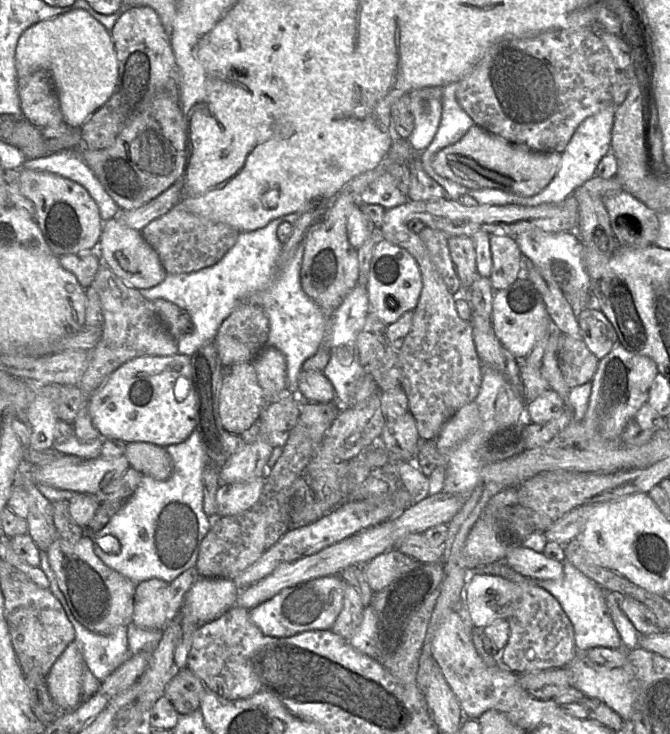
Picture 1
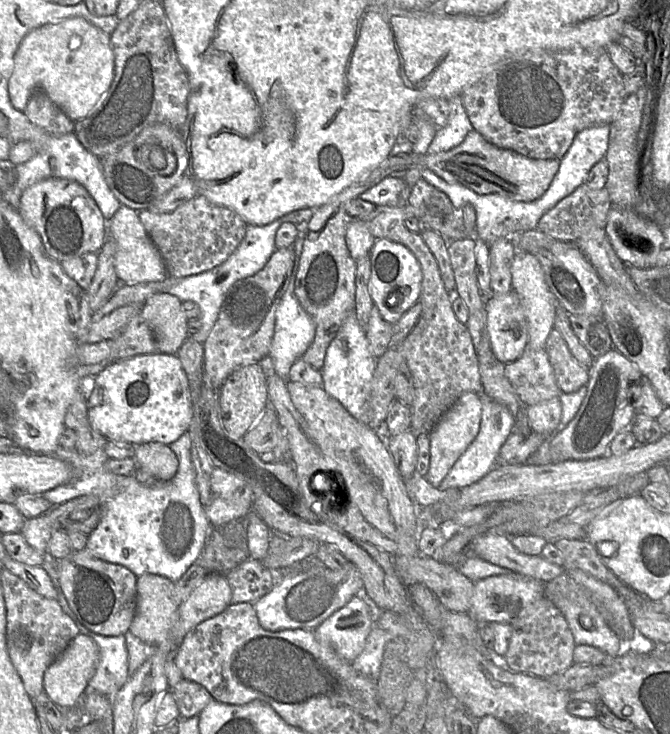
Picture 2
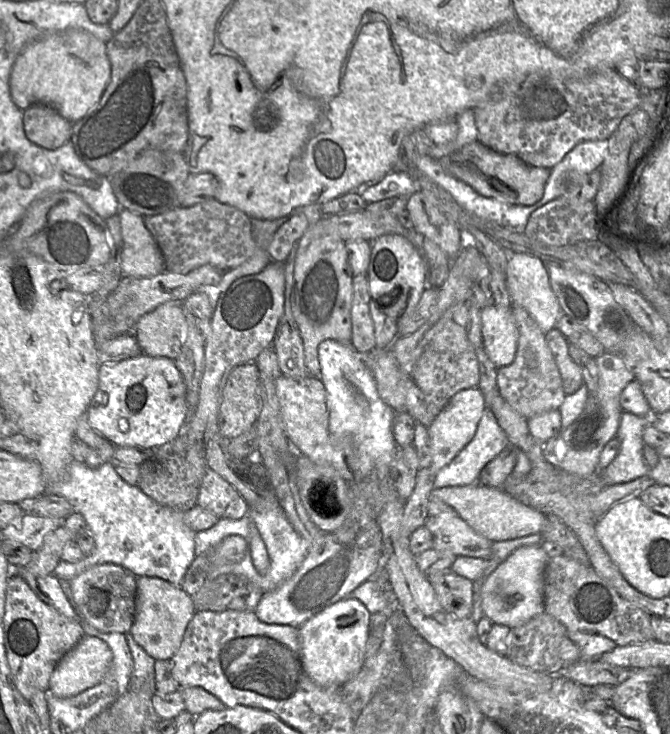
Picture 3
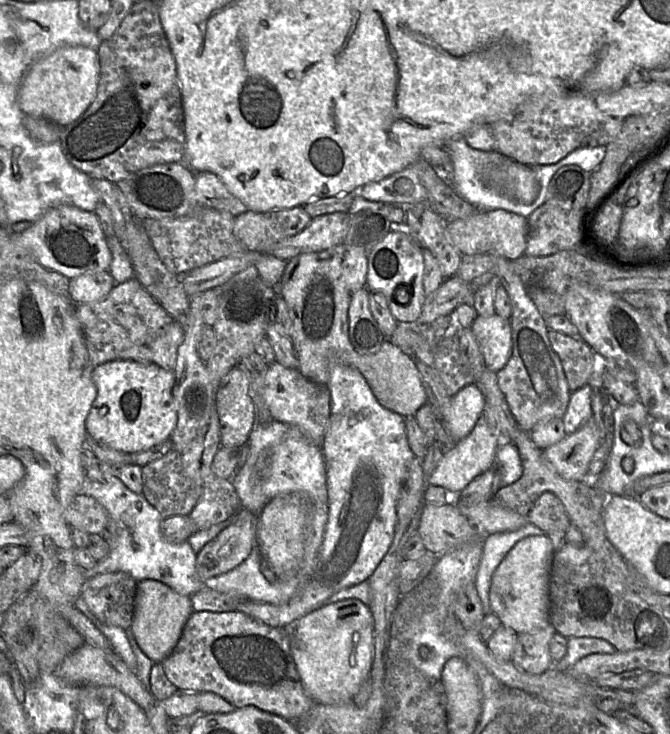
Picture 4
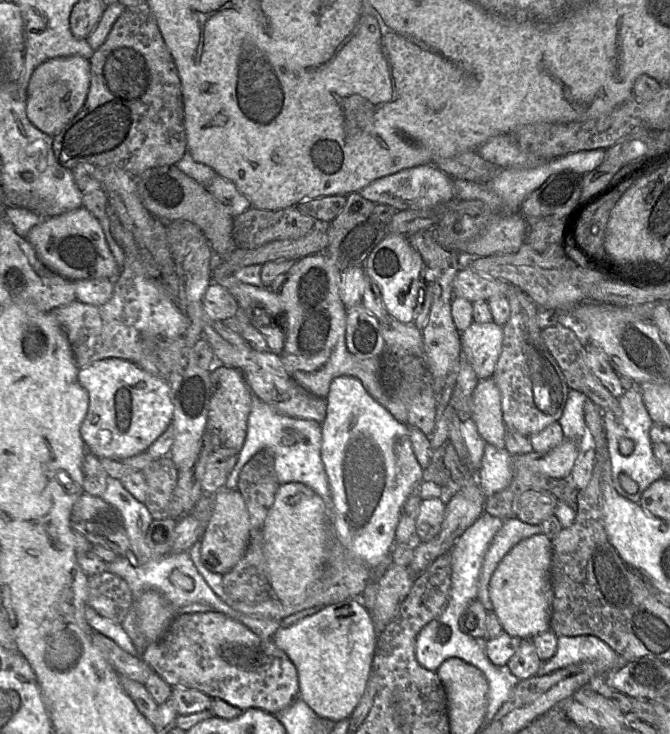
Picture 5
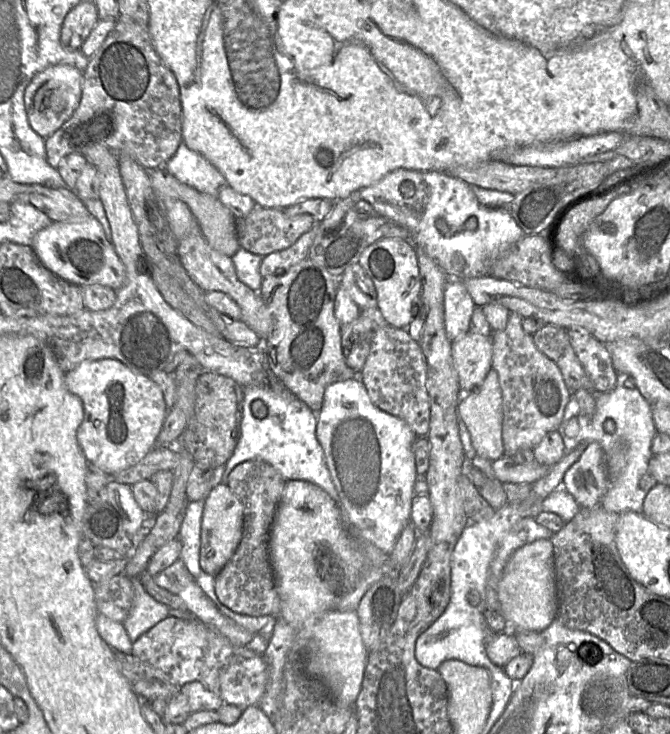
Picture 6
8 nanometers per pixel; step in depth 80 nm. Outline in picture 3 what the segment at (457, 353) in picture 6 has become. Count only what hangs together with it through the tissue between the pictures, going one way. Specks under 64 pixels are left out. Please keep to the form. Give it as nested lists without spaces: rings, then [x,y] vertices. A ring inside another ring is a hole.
[[[494,304],[481,310],[484,348],[497,368],[511,364],[516,356],[519,331],[512,306]]]

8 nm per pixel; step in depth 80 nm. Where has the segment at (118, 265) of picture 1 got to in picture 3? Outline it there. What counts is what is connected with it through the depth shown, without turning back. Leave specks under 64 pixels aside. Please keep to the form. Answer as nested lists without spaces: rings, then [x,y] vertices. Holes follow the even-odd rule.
[[[120,209],[122,278],[152,278],[165,272],[163,254],[145,227],[143,218],[126,209]]]

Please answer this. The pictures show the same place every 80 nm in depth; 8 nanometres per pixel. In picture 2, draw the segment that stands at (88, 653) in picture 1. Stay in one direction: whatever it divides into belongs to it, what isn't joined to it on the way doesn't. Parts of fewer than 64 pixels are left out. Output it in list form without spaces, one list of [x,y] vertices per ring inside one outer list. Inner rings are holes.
[[[46,554],[43,556],[44,561],[42,567],[46,570],[48,575],[50,576],[52,583],[54,584],[55,588],[58,591],[58,601],[63,609],[63,611],[76,623],[77,627],[79,628],[80,634],[87,635],[91,637],[98,645],[100,650],[100,656],[98,660],[98,664],[96,667],[95,674],[93,675],[92,679],[89,682],[89,686],[84,692],[84,695],[81,697],[78,704],[70,709],[64,709],[65,711],[70,711],[84,702],[84,699],[93,692],[98,692],[108,698],[108,700],[114,704],[115,698],[118,692],[122,689],[122,687],[126,684],[128,679],[130,678],[129,673],[129,663],[128,663],[128,651],[126,648],[126,638],[124,634],[120,634],[117,636],[103,636],[103,635],[96,635],[91,633],[86,627],[80,623],[80,621],[76,618],[73,611],[71,610],[69,603],[60,587],[60,583],[58,580],[58,573],[56,571],[56,562],[57,559],[53,558],[50,554]]]

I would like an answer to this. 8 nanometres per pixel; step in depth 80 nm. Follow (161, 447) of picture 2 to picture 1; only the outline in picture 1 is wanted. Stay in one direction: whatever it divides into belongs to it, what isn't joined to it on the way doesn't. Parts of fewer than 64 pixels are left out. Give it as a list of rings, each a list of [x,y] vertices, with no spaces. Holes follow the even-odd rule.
[[[145,442],[127,443],[125,456],[131,468],[157,481],[167,480],[173,472],[173,460],[165,448]]]

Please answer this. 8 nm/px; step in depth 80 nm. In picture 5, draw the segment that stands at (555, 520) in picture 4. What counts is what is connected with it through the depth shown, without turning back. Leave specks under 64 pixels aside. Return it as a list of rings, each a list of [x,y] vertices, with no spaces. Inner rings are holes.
[[[527,490],[523,492],[518,499],[513,502],[516,517],[525,523],[533,525],[541,525],[549,516],[554,515],[555,507],[558,499],[548,491]]]

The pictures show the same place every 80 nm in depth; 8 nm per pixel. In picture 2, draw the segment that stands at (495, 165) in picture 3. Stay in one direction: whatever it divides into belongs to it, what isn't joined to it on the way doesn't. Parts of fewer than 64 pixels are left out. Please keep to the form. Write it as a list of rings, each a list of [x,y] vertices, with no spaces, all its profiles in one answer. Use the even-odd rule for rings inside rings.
[[[475,129],[467,134],[460,145],[425,156],[425,166],[449,183],[461,184],[479,194],[497,193],[525,202],[536,200],[546,192],[559,165],[559,159],[534,159],[497,147]]]

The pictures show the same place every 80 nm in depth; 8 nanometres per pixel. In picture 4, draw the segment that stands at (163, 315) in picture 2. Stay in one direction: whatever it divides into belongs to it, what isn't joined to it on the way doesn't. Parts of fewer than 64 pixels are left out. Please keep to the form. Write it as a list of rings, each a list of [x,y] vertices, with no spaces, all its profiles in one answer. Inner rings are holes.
[[[174,319],[163,327],[148,345],[152,352],[152,362],[163,369],[172,371],[184,338],[185,331],[182,325]]]

